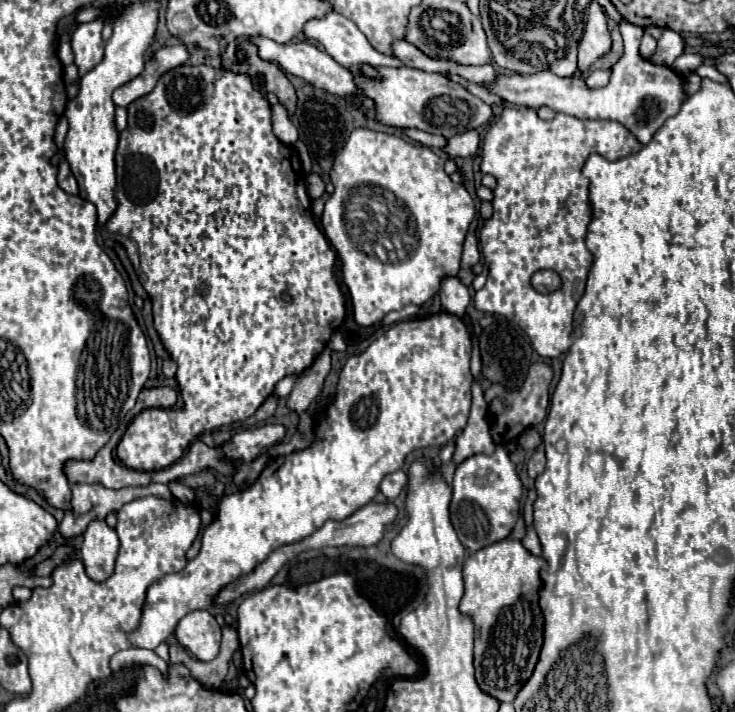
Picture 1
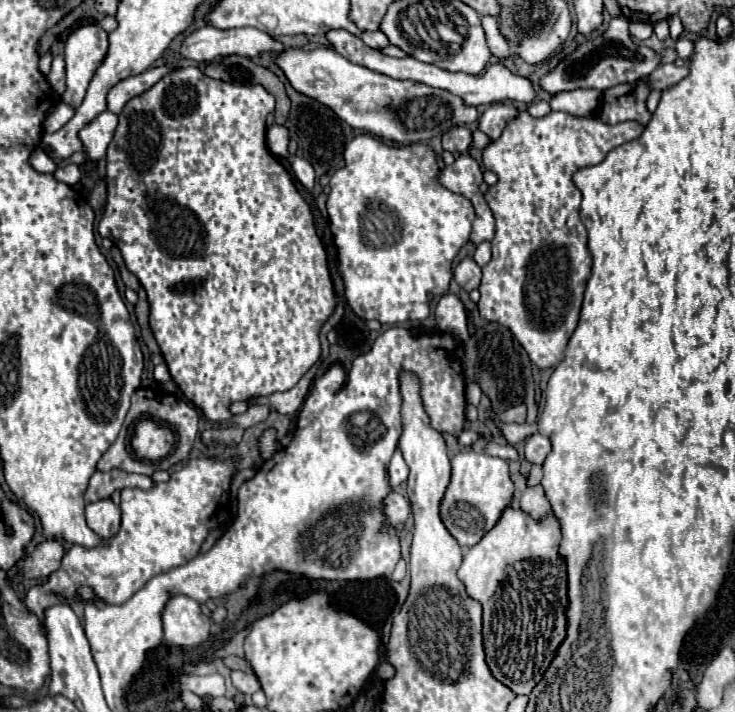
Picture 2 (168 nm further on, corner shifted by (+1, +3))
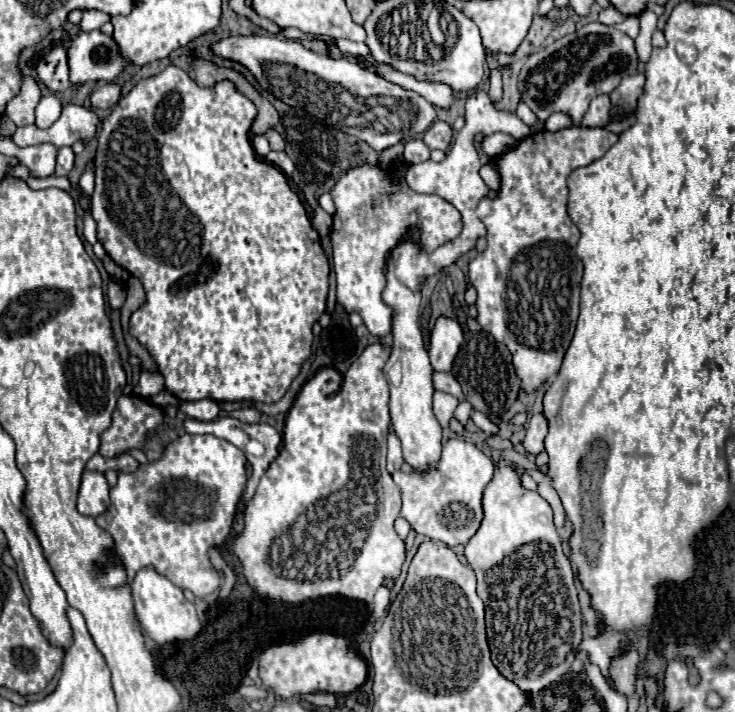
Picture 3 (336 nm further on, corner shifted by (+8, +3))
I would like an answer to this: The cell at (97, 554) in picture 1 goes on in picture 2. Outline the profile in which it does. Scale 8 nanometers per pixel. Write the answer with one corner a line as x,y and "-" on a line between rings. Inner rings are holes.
111,499
89,503
85,507
85,517
87,517
87,525
101,537
101,541
111,539
119,531
121,511

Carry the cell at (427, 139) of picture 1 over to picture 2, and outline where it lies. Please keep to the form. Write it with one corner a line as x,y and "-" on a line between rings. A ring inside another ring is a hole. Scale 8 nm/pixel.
453,127
451,131
443,133
443,149
453,153
453,155
461,155
463,151
467,151
471,145
471,131
467,127

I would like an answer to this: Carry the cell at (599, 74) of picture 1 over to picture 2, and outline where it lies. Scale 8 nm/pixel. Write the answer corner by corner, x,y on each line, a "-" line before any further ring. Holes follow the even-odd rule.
573,89
557,93
551,99
553,111
567,111
571,115
595,117
601,105
601,93
597,89

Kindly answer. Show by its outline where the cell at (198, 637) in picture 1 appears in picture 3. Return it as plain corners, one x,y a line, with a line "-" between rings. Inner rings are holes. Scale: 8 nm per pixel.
144,567
136,573
132,579
132,597
134,597
134,607
136,607
136,617
140,625
144,627
146,635
158,643
172,643
172,641
186,641
194,639
200,631
200,621
196,617
196,609
186,597
182,595
182,589
176,587
170,579
160,575
154,567

